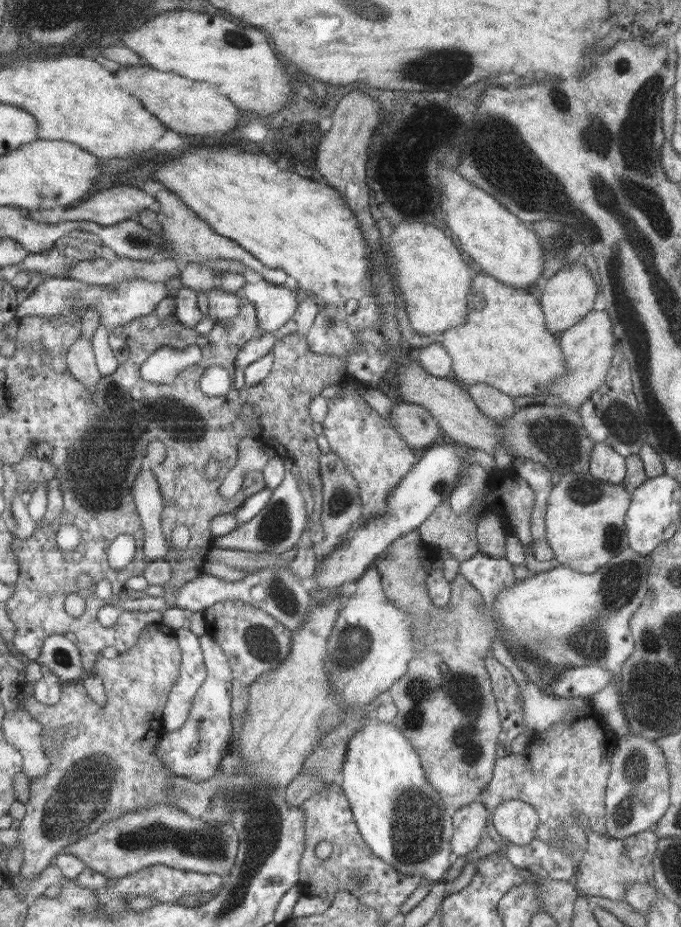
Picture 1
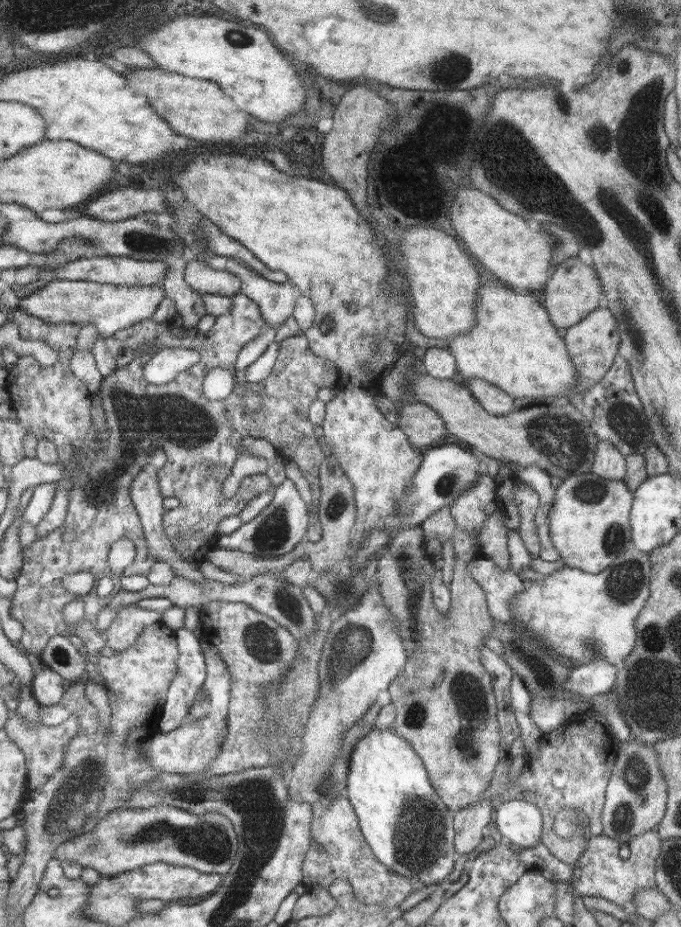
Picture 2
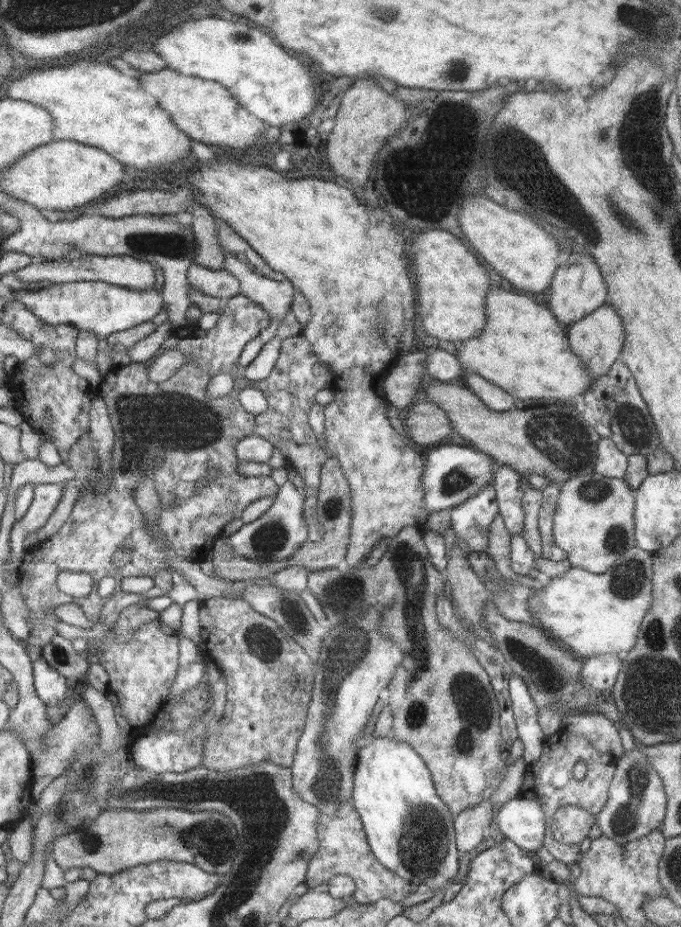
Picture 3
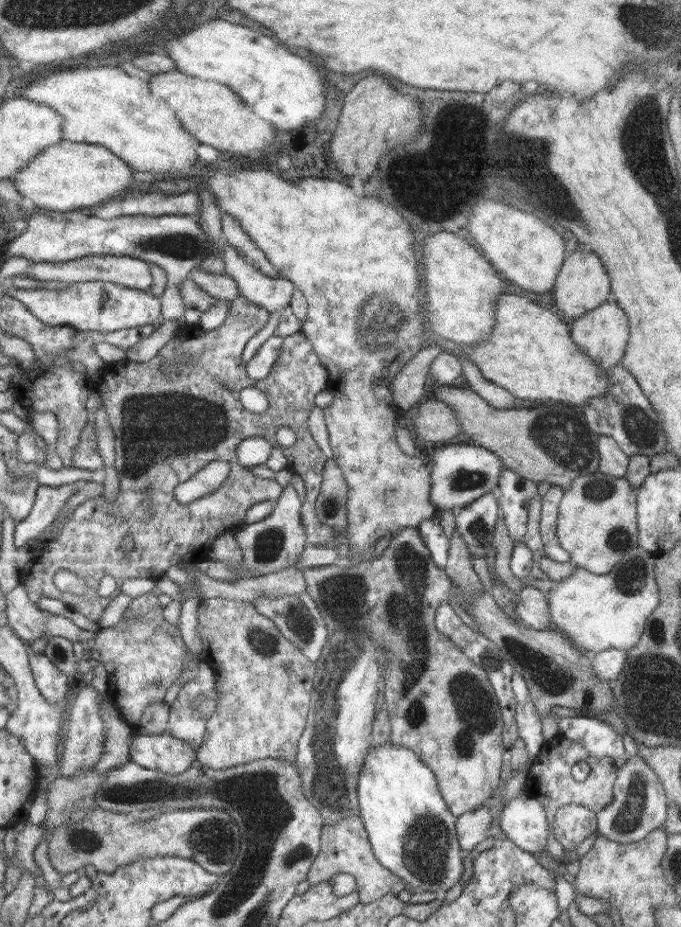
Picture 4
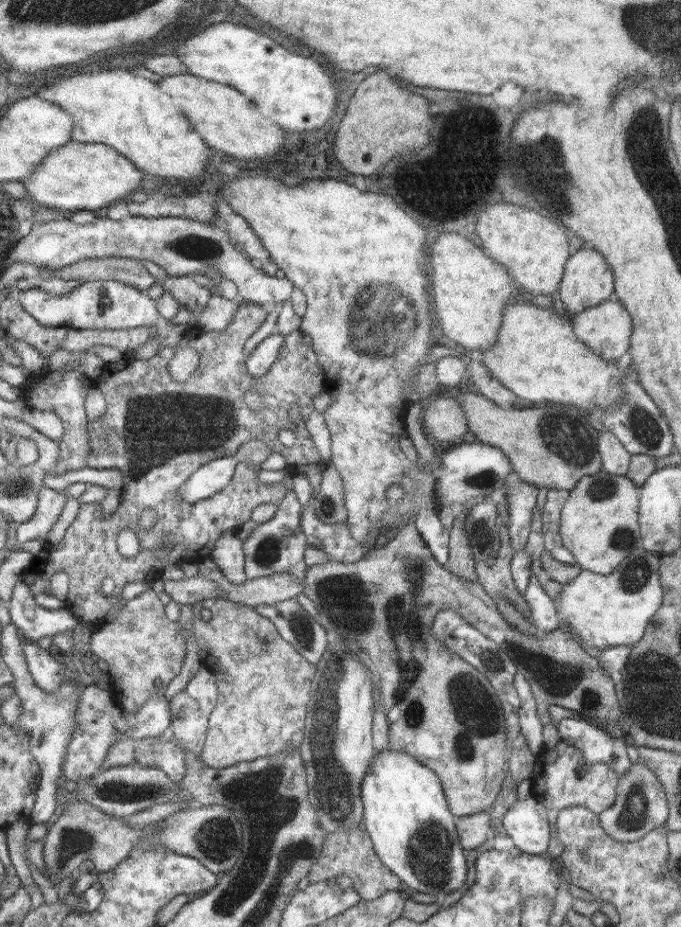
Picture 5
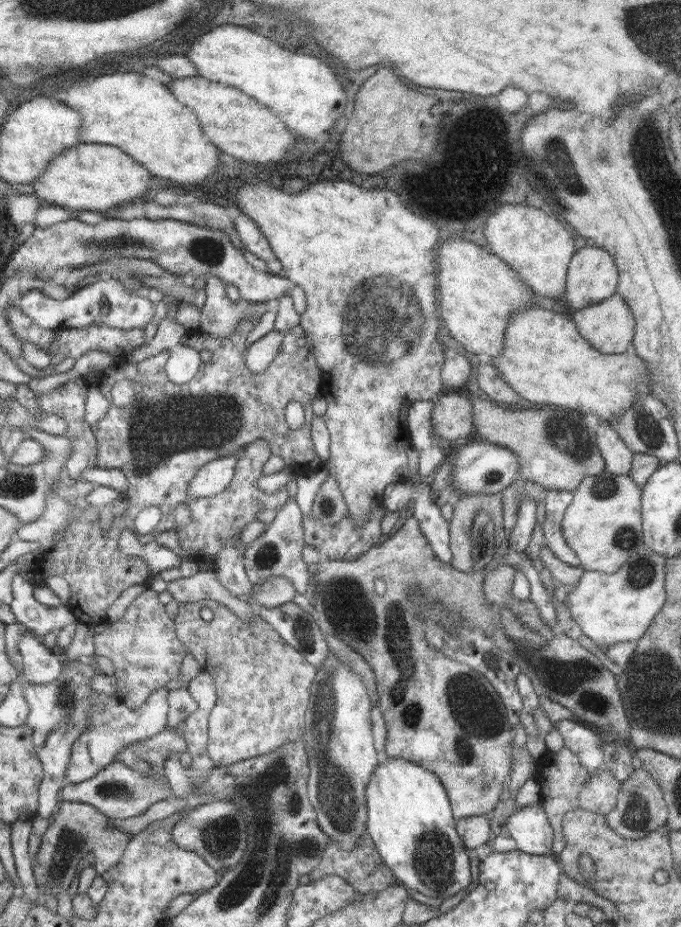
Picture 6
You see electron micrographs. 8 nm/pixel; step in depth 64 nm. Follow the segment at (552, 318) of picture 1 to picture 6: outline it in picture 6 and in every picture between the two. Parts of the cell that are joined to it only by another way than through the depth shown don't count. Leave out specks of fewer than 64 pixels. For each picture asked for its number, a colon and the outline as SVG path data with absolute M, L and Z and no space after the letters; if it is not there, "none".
2: M577 256L563 260L559 266L555 266L551 280L545 284L545 310L549 312L549 320L563 332L571 328L573 324L579 324L589 312L597 310L603 300L603 288L601 278L597 276L597 270L593 264L583 264Z
3: M573 252L569 256L569 260L557 268L549 290L551 290L549 310L565 326L575 324L577 320L595 312L599 306L603 306L607 302L607 284L605 284L605 278L603 278L603 272L601 272L597 260L593 260L593 256L589 256L589 254L585 256L581 252Z
4: M587 248L573 252L563 262L563 268L555 280L553 298L555 298L555 310L565 318L583 316L585 312L591 312L591 310L599 308L601 304L609 302L609 298L611 298L611 276L605 270L605 264L601 262L601 258L595 256Z
5: M583 246L565 264L563 280L561 280L557 296L555 296L559 310L579 314L579 312L583 312L587 308L595 308L597 304L607 302L615 294L615 274L617 272L605 260L605 256L601 256L601 252L595 252L591 246Z
6: M593 244L587 248L581 248L575 252L575 256L569 262L569 272L567 272L567 288L565 294L561 296L561 300L567 306L573 306L575 310L599 304L611 296L615 296L615 292L619 288L619 268L617 262L613 260L613 256L609 252L605 252L603 248L595 248Z

